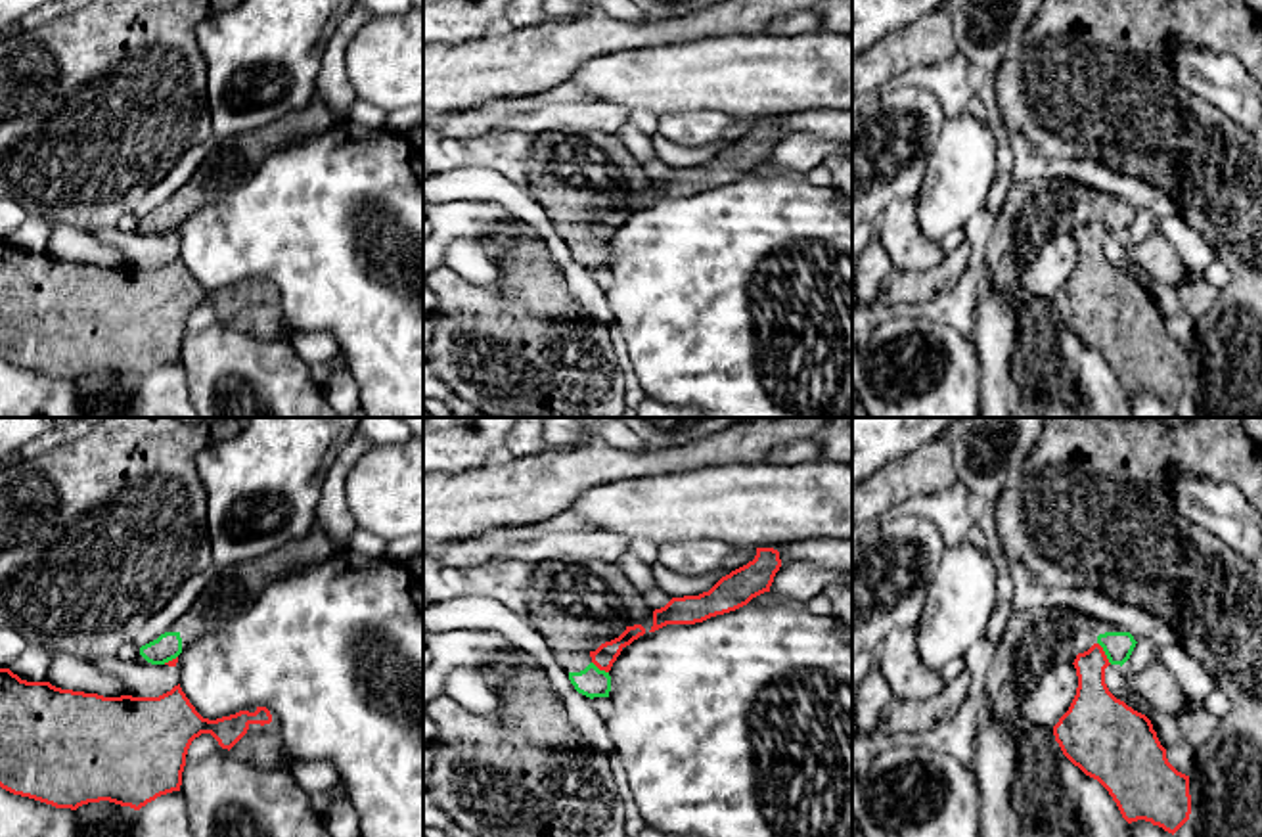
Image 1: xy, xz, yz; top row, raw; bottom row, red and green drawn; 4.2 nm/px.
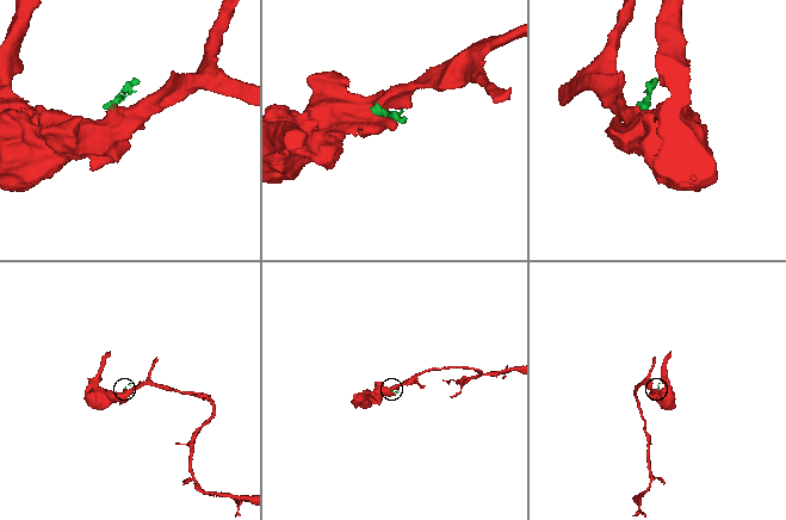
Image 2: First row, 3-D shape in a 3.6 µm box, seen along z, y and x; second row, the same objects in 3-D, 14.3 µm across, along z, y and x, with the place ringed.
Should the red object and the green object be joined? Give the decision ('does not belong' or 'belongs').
does not belong

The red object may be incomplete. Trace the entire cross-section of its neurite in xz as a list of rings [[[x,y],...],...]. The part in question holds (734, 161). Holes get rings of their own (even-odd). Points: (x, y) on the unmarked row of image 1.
[[[756,119],[753,132],[722,147],[709,163],[672,169],[665,178],[655,180],[649,203],[666,195],[695,195],[735,182],[753,169],[770,163],[779,138],[781,130],[777,121]]]

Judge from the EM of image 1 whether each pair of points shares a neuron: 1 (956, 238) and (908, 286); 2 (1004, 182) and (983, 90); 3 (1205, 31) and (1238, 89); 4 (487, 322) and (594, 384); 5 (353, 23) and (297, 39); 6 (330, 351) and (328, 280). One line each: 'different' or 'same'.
1: different
2: same
3: different
4: same
5: different
6: different

